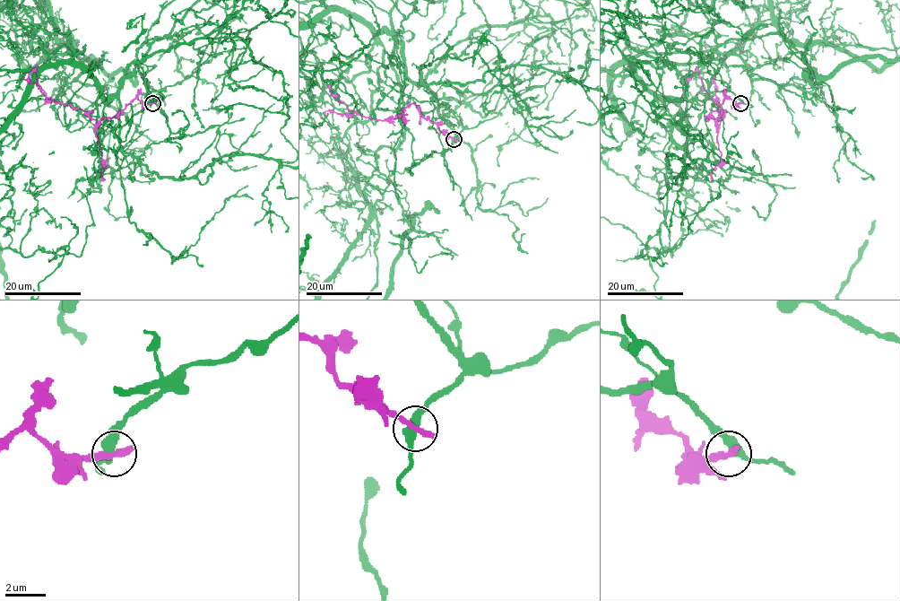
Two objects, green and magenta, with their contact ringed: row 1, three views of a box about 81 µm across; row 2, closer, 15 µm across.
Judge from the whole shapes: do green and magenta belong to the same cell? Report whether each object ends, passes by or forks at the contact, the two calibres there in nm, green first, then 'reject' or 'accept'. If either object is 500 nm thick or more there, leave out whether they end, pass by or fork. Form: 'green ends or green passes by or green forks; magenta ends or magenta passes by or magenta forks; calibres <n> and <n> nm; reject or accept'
green passes by; magenta ends; calibres 400 and 400 nm; reject

